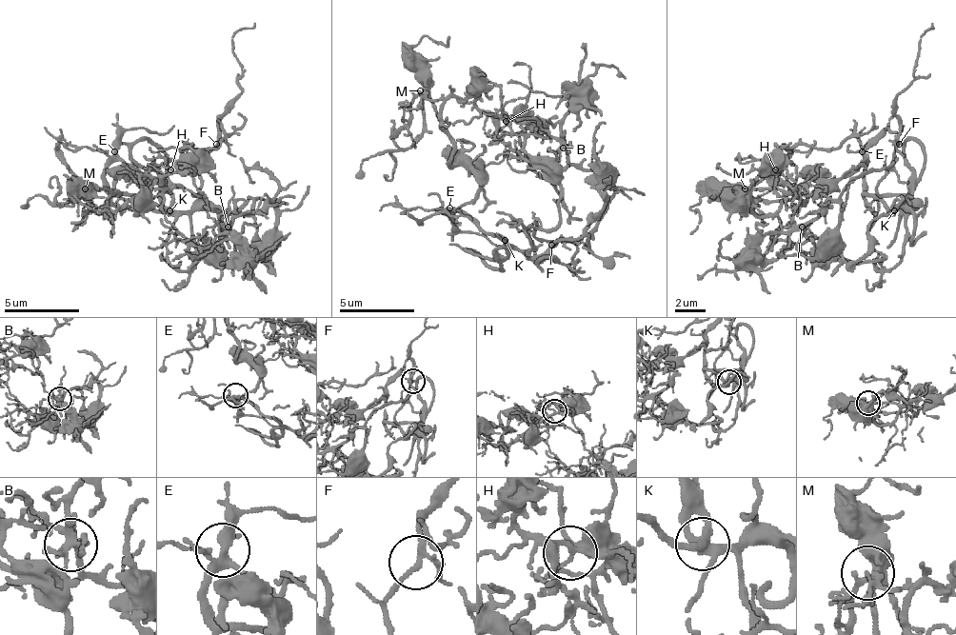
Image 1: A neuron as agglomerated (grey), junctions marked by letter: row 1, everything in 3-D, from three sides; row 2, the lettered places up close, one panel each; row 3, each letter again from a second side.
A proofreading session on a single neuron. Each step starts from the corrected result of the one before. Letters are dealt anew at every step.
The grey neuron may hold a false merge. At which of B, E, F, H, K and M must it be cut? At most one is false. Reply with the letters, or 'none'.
none

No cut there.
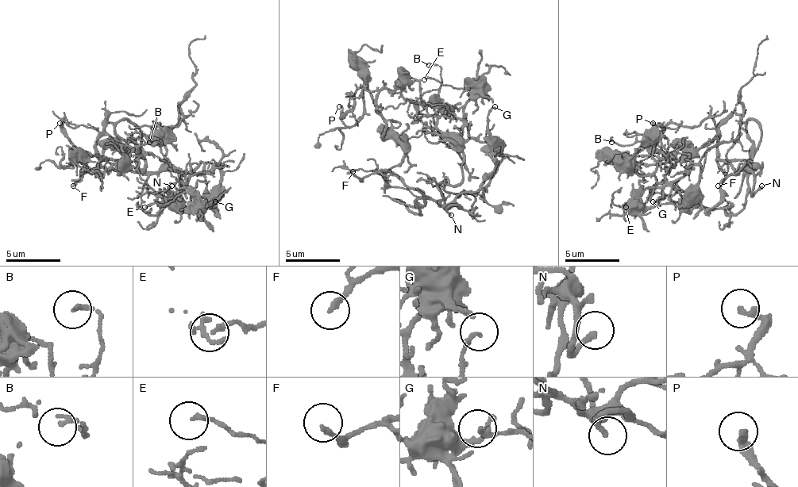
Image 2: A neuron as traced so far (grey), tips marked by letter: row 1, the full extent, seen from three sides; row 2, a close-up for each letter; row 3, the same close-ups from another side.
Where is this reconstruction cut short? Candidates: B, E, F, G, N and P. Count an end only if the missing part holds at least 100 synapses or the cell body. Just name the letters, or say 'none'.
N

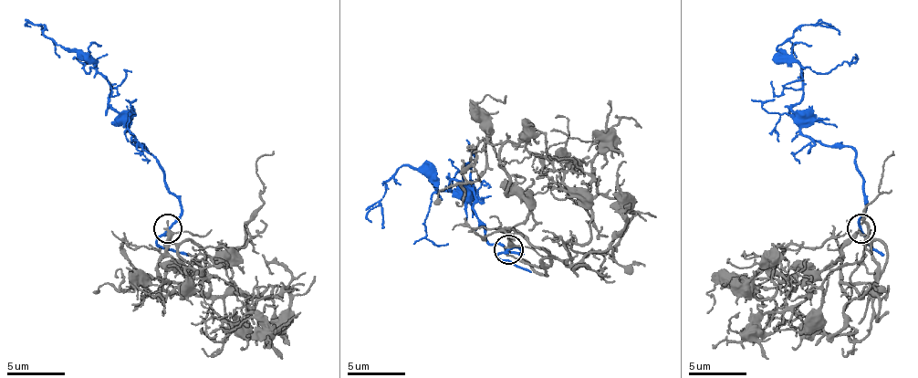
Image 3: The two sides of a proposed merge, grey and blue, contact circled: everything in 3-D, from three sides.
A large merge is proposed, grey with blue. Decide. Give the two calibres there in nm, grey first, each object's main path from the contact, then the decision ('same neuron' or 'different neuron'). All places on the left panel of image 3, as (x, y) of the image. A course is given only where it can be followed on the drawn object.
260/200 nm | grey via (168, 229), (160, 275), (194, 296), (220, 296), (244, 223), (264, 203), (255, 162), (272, 151) | blue via (168, 229), (180, 200), (110, 108), (110, 81), (41, 24), (44, 36) | same neuron

